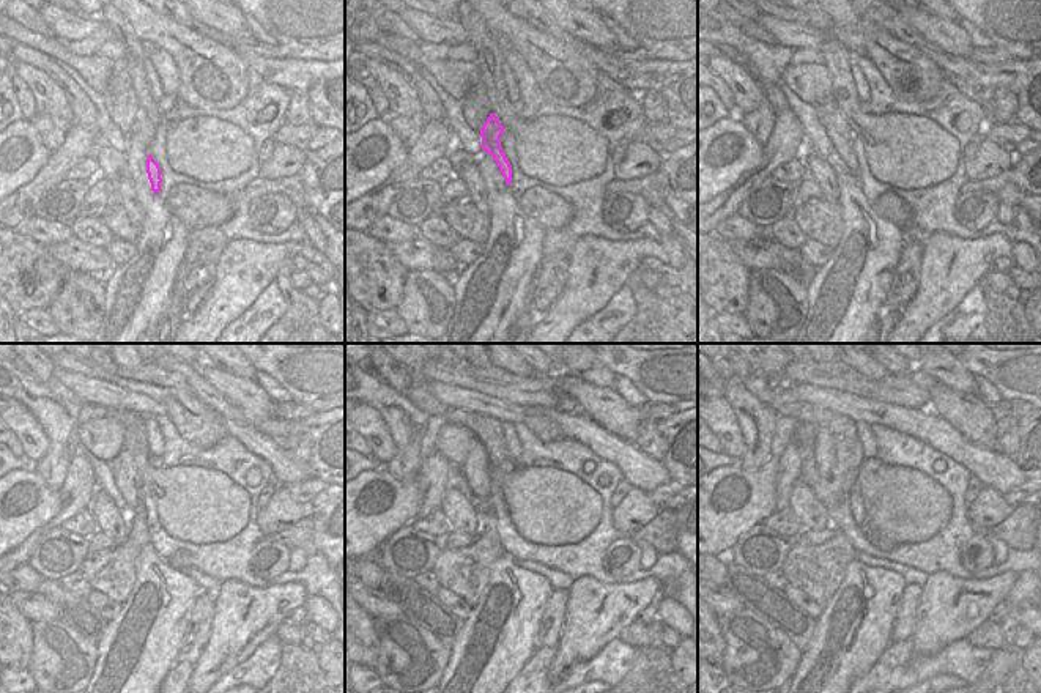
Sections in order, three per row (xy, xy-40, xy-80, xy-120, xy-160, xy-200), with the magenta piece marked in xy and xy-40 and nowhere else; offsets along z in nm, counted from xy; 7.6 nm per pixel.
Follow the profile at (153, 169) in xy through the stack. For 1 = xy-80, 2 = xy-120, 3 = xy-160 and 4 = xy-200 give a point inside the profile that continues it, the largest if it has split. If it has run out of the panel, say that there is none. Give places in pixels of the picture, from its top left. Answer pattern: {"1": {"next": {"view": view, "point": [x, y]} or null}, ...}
{"1": {"next": {"view": "xy-80", "point": [835, 123]}}, "2": {"next": {"view": "xy-120", "point": [128, 481]}}, "3": {"next": {"view": "xy-160", "point": [477, 473]}}, "4": {"next": {"view": "xy-200", "point": [824, 449]}}}

